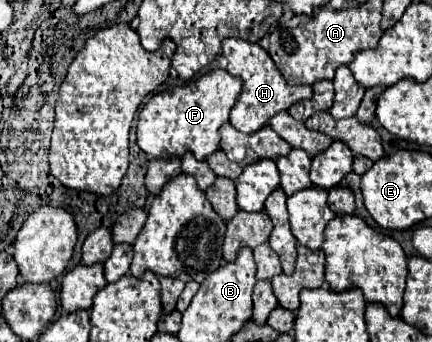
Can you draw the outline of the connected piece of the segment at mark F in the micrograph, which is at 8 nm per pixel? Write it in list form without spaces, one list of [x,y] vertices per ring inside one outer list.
[[[216,68],[184,86],[176,86],[152,96],[138,116],[136,144],[150,158],[182,158],[186,152],[192,152],[196,160],[204,160],[208,154],[220,148],[218,128],[228,120],[240,90],[242,82],[238,76]]]

